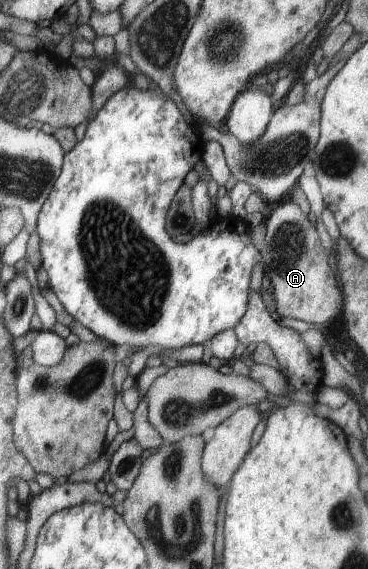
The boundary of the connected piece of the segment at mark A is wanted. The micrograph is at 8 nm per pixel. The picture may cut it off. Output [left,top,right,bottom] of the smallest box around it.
[259,202,342,323]

